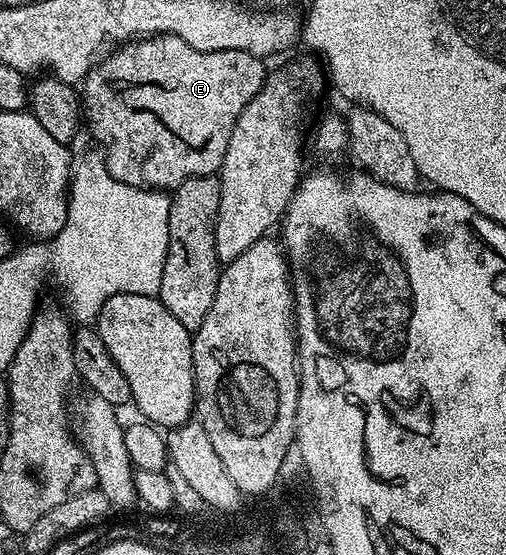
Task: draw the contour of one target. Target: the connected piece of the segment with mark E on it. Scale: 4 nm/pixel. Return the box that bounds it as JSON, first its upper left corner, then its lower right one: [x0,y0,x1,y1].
[81,36,269,190]

